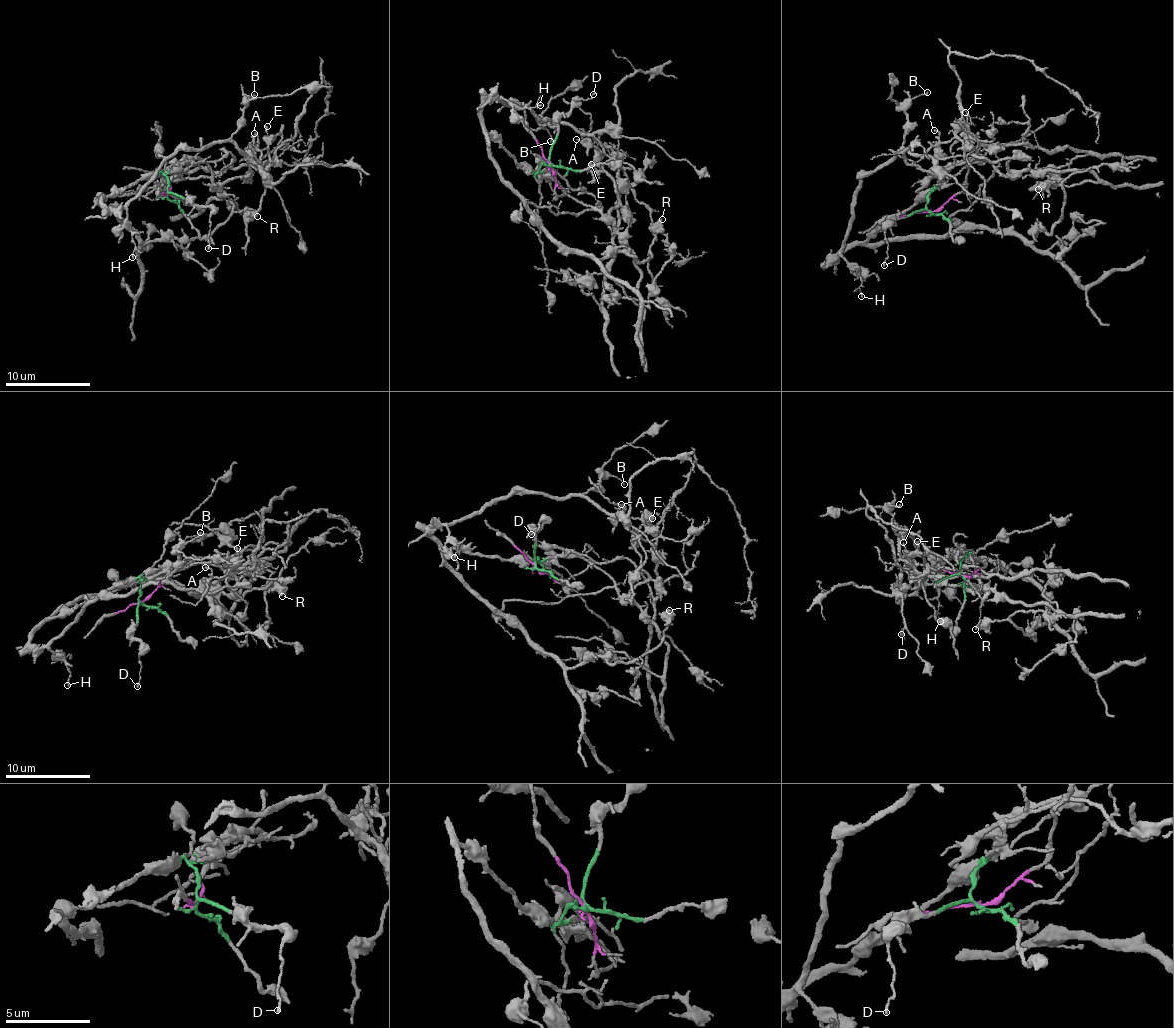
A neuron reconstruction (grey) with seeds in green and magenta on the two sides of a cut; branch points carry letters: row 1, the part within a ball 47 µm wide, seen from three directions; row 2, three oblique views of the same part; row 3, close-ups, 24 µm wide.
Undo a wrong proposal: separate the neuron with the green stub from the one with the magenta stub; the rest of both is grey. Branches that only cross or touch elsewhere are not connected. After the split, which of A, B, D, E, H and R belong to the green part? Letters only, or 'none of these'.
B, D, H, R

